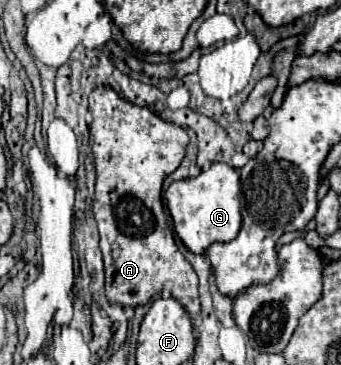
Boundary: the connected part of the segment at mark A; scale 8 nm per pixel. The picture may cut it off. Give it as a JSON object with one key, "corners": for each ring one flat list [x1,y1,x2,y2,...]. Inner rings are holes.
{"corners":[[98,87,90,93,90,113,94,117,90,125,90,147,94,153,94,165,98,173,92,211,100,229,100,249,104,255,108,301,112,305,138,307,148,303,152,295,166,291,174,299,178,299,188,313,198,315,200,313,198,277,192,265,178,251,174,235,166,225,166,215,160,199,160,191,166,175,178,169,180,161,186,155,186,147,188,147,186,131,174,123,162,121,146,107,128,103,110,87]]}

